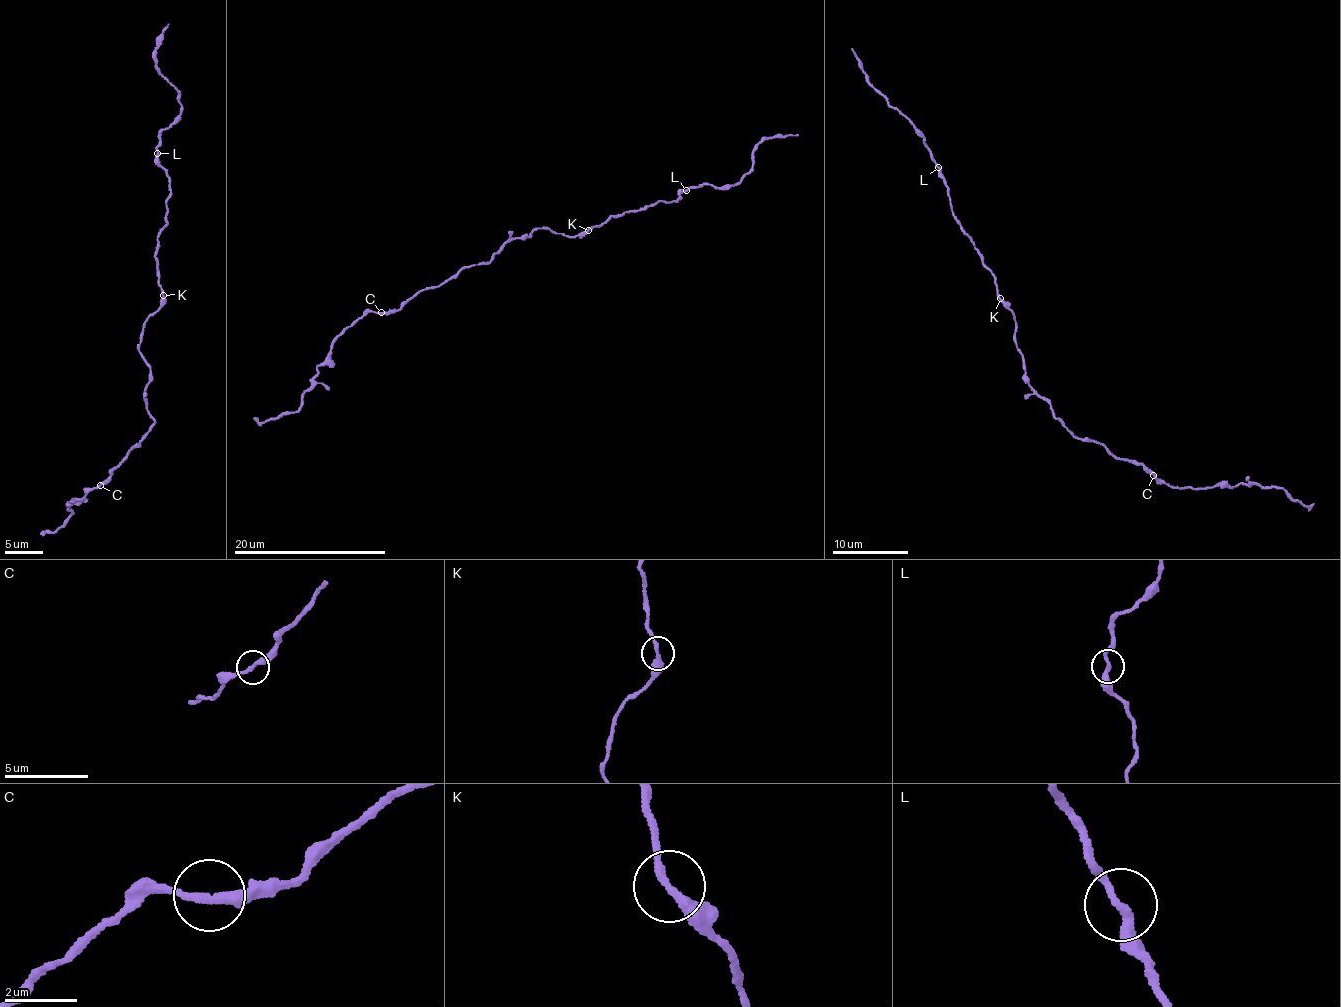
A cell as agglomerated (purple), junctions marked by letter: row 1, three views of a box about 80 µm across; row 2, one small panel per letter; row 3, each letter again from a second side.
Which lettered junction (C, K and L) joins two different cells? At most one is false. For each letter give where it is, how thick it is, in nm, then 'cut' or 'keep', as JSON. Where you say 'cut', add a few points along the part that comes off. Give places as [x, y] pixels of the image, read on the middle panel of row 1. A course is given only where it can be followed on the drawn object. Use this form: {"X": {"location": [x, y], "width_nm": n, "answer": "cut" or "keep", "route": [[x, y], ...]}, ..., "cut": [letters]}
{"C": {"location": [381, 312], "width_nm": 240, "answer": "keep"}, "K": {"location": [588, 230], "width_nm": 280, "answer": "keep"}, "L": {"location": [686, 190], "width_nm": 260, "answer": "cut", "route": [[685, 190], [704, 184], [728, 188], [740, 181], [752, 165], [753, 154], [764, 139], [798, 134]]}, "cut": ["L"]}

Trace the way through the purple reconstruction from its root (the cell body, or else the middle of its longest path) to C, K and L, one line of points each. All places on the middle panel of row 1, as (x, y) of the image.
C: (532, 233), (511, 240), (494, 252), (489, 262), (470, 265), (436, 287), (416, 293), (396, 310), (381, 312)
K: (532, 233), (539, 228), (577, 237), (588, 230)
L: (532, 233), (539, 228), (574, 237), (612, 216), (677, 202), (685, 190)

